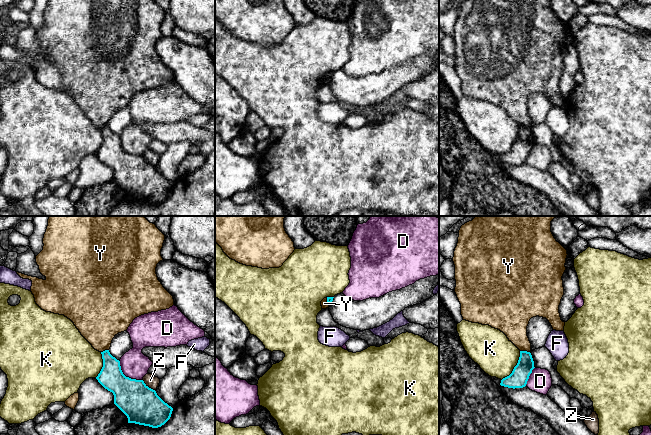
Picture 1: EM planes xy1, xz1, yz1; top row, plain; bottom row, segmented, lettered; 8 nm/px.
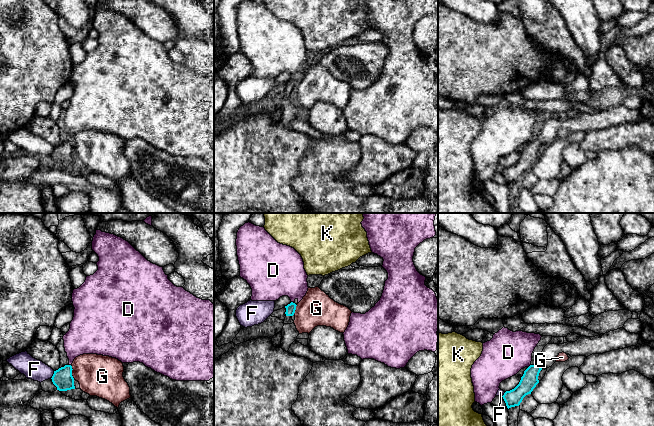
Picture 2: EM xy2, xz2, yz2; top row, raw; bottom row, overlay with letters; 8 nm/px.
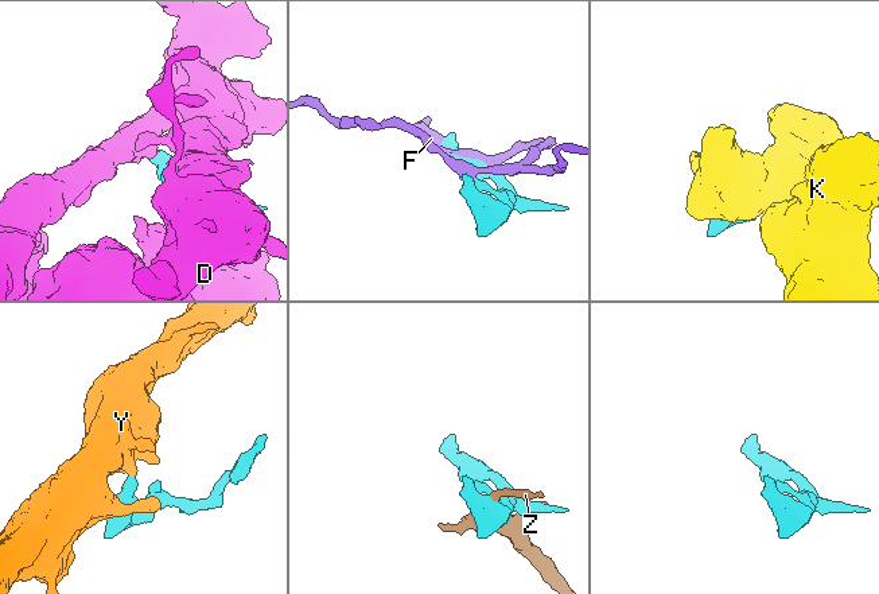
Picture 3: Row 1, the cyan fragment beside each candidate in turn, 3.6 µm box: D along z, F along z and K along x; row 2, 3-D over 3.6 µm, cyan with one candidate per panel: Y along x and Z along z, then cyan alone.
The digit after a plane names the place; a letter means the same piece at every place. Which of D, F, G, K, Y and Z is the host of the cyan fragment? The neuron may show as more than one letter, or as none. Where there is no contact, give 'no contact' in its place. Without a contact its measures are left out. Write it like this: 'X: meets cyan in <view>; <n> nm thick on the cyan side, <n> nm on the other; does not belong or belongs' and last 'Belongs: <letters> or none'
D: meets cyan in xy1; 300 nm thick on the cyan side, 220 nm on the other; does not belong
F: meets cyan in xy2; 160 nm thick on the cyan side, 170 nm on the other; does not belong
G: meets cyan in xy2; 160 nm thick on the cyan side, 320 nm on the other; does not belong
K: meets cyan in yz1; 150 nm thick on the cyan side, 320 nm on the other; does not belong
Y: meets cyan in yz1; 150 nm thick on the cyan side, 220 nm on the other; does not belong
Z: meets cyan in xy1; 300 nm thick on the cyan side, 100 nm on the other; does not belong
Belongs: none

